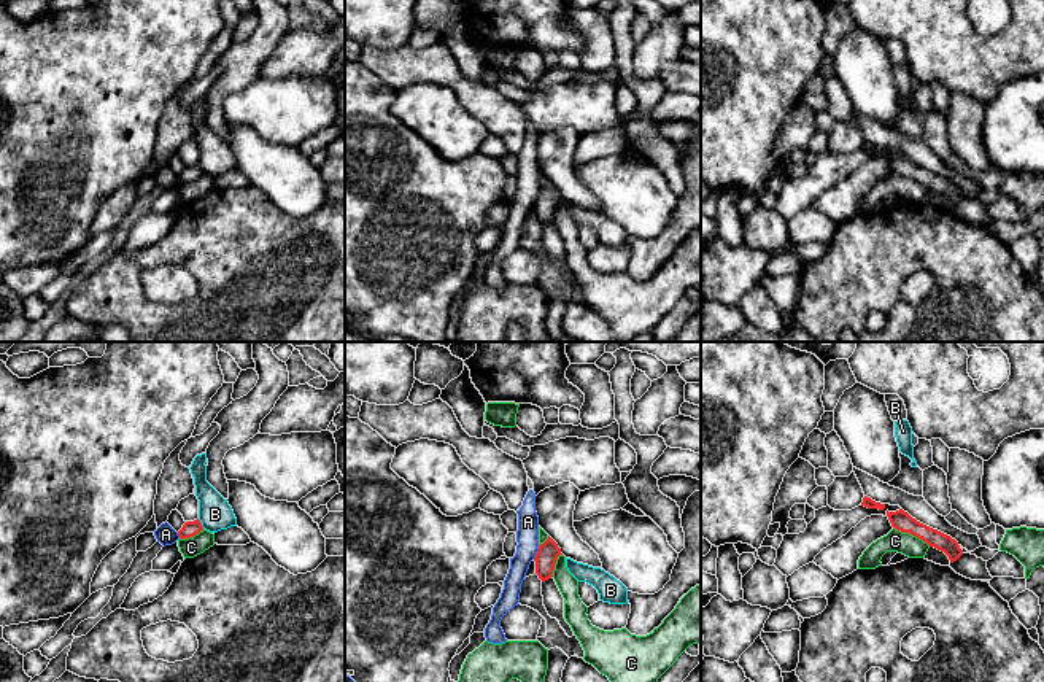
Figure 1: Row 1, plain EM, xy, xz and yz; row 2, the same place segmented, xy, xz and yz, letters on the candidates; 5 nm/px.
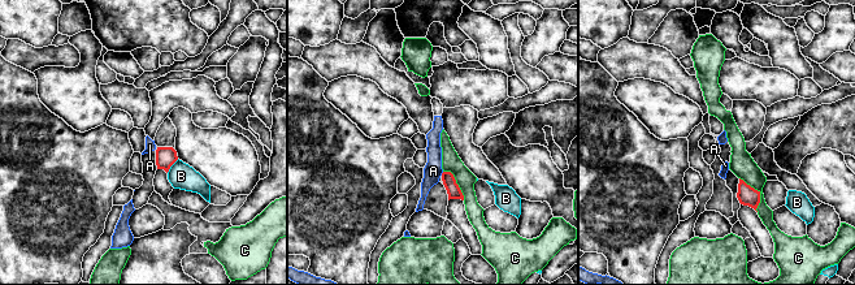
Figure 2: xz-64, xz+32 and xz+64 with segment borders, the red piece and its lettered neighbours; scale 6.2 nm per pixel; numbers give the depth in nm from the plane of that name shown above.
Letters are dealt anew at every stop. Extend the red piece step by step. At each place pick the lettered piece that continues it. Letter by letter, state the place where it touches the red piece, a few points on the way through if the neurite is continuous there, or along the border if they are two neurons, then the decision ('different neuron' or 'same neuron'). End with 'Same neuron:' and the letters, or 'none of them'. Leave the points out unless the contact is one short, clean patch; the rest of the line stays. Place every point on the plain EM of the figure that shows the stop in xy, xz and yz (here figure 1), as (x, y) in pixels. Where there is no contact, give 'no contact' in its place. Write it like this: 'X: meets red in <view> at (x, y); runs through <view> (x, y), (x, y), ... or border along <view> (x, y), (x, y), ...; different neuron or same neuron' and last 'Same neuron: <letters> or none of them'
A: meets red in xz at (537, 196); border along xz (539, 189), (533, 202); different neuron
B: meets red in xy at (201, 167); border along xy (197, 162), (204, 172); different neuron
C: meets red in yz at (912, 178); same neuron
Same neuron: C

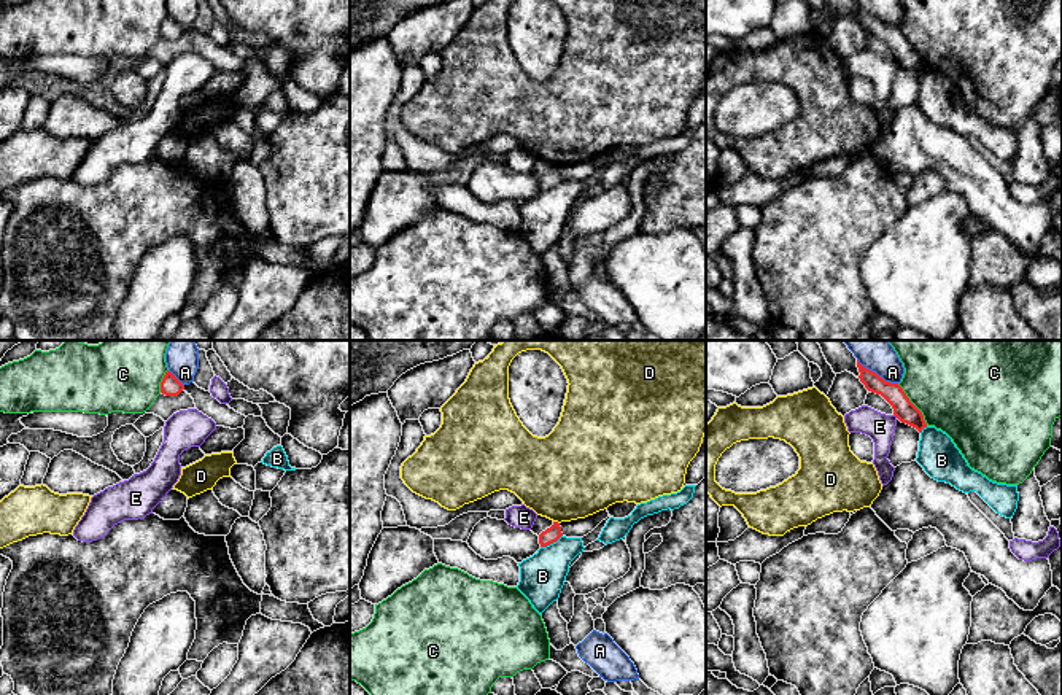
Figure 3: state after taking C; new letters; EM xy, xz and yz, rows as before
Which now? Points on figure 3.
A: meets red in yz at (875, 16); different neuron
B: meets red in xz at (550, 186); border along xz (562, 178), (541, 191); different neuron
C: meets red in yz at (913, 48); different neuron
D: meets red in xz at (557, 166); different neuron
E: meets red in yz at (895, 59); different neuron
Same neuron: none of them

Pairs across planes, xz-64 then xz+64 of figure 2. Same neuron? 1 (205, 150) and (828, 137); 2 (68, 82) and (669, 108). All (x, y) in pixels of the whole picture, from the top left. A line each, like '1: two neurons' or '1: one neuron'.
1: two neurons
2: one neuron

